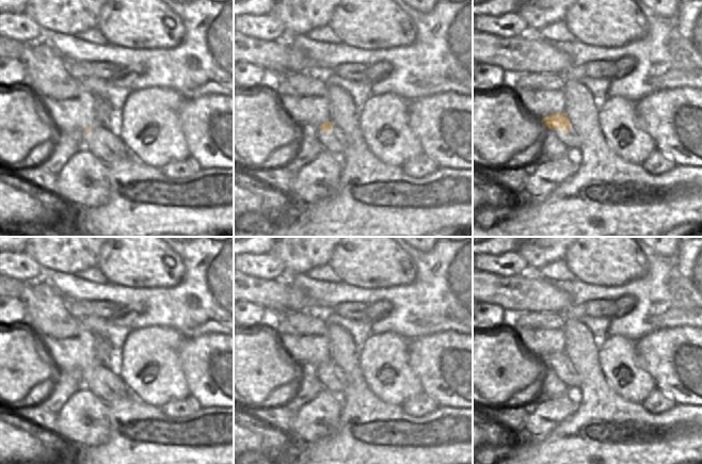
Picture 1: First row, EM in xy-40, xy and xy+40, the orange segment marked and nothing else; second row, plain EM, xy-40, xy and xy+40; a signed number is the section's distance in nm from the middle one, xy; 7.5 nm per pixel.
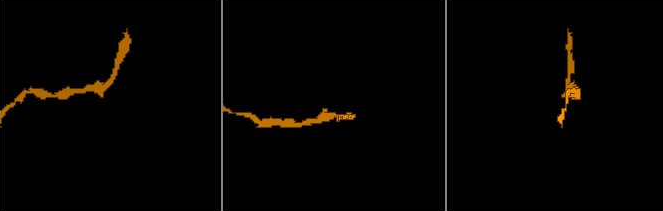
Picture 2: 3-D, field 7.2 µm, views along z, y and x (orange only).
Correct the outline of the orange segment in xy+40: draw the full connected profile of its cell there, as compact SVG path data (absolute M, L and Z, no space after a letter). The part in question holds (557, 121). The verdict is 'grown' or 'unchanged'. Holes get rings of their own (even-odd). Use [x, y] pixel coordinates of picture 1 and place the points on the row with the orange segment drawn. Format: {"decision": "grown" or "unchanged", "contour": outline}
{"decision": "unchanged", "contour": "M554 113L541 121L544 128L549 128L553 131L560 129L568 133L569 128L572 126L564 113Z"}

